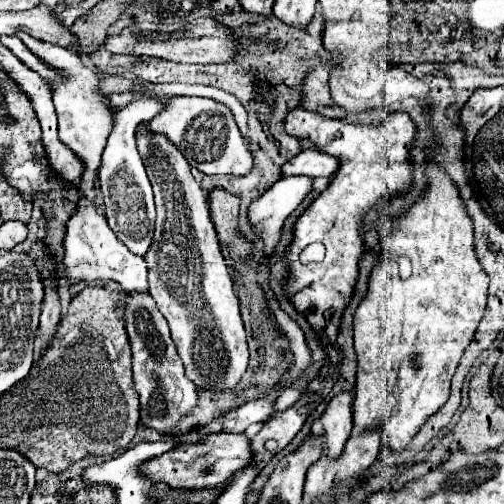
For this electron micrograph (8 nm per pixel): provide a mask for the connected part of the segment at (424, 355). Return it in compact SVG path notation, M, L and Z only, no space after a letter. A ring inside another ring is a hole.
M431 169L429 181L425 197L417 201L405 217L399 221L385 221L381 225L385 255L371 271L369 291L357 307L353 321L355 353L359 361L353 401L353 431L365 433L377 427L389 429L389 445L393 453L401 453L423 423L449 399L451 377L465 347L473 339L487 303L489 279L477 261L473 249L473 223L465 213L459 191L439 169Z

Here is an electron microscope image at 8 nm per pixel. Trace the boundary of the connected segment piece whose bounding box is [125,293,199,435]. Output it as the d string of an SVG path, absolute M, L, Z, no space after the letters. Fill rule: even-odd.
M131 293L125 301L125 329L133 351L133 383L141 399L141 425L159 433L173 433L177 423L195 409L199 399L195 385L185 377L183 363L169 337L165 317L149 293Z

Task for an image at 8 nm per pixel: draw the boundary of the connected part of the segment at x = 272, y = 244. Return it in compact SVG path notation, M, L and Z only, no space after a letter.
M283 177L265 195L249 205L249 221L259 231L265 251L273 251L281 237L285 219L311 193L311 177Z

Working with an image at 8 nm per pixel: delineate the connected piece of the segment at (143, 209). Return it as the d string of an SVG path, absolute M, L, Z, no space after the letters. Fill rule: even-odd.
M149 91L139 93L137 99L127 103L125 107L115 111L113 119L113 131L107 139L105 151L103 151L103 161L99 167L99 181L101 181L101 191L105 195L105 209L107 209L107 221L111 231L117 235L117 239L129 247L131 253L143 257L153 241L153 231L155 231L155 205L153 205L153 191L151 183L145 173L145 165L137 153L135 145L135 127L141 121L153 119L159 111L163 111L165 97L153 95Z

